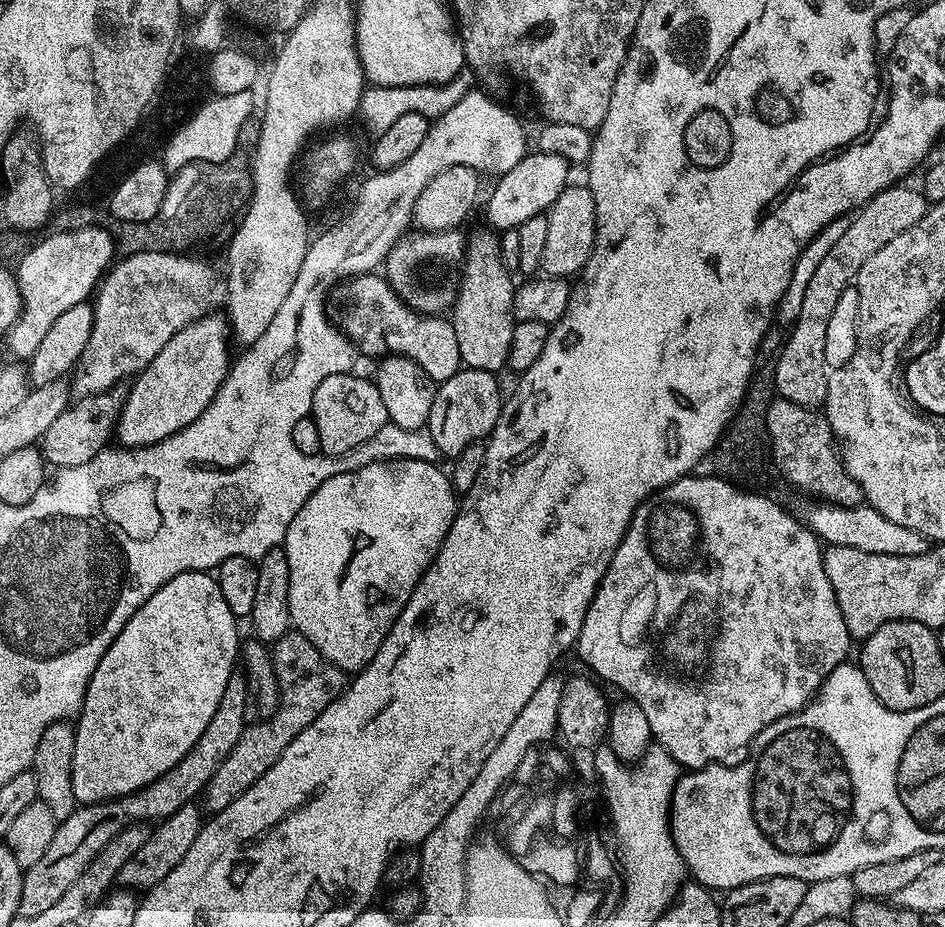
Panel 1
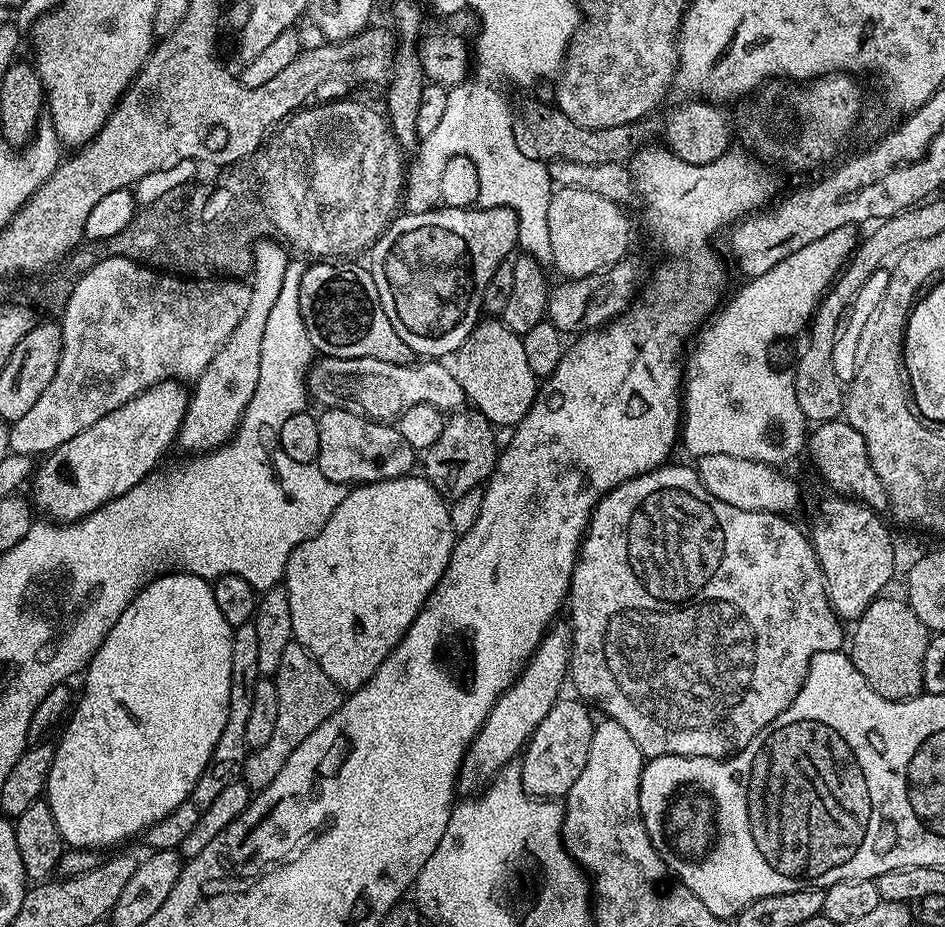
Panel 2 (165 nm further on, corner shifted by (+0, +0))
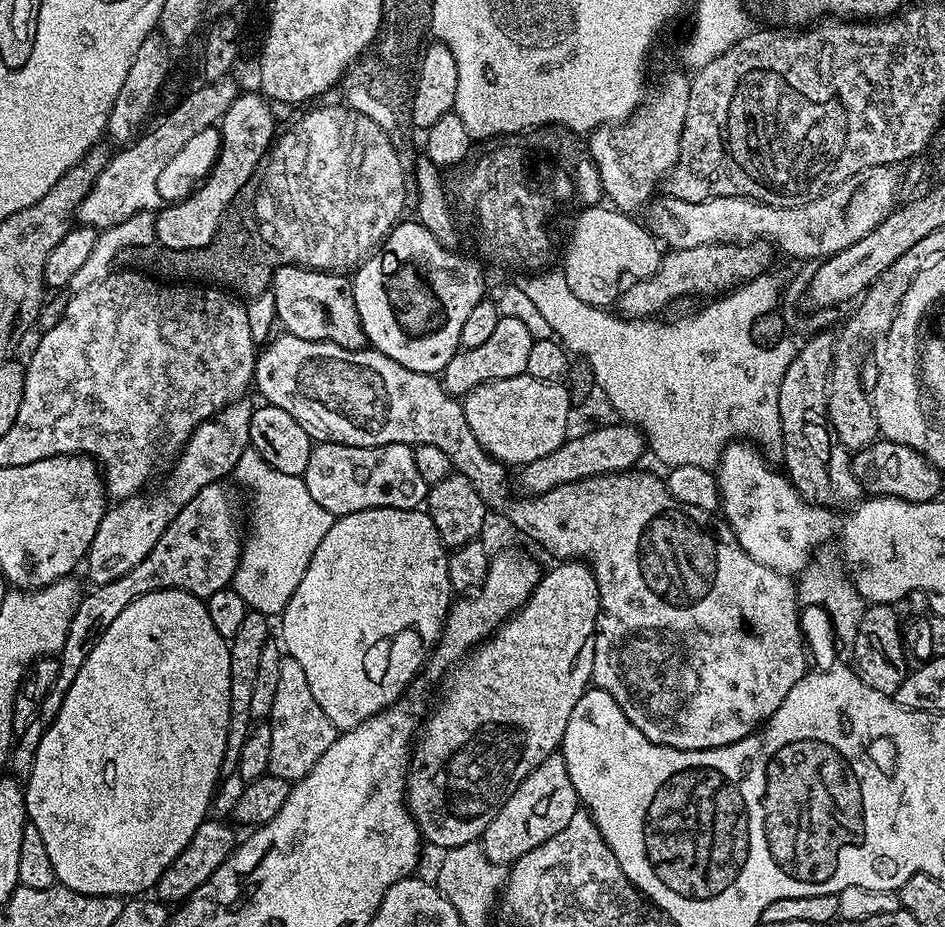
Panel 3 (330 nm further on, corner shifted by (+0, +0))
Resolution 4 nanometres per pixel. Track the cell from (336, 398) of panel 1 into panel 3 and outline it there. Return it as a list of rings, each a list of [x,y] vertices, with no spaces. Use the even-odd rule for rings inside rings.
[[[327,442],[328,444],[317,443],[310,454],[310,462],[306,462],[306,470],[303,478],[306,482],[306,490],[310,490],[310,495],[314,497],[314,502],[318,502],[318,506],[322,506],[332,517],[345,516],[346,514],[354,514],[358,510],[366,510],[367,508],[420,508],[425,503],[430,485],[422,478],[422,474],[418,474],[418,466],[414,466],[414,454],[412,448],[406,444],[387,444],[386,446],[350,446],[339,442]]]

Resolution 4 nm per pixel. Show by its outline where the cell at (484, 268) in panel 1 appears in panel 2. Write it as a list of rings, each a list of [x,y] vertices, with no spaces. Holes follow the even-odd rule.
[[[481,319],[477,323],[476,329],[466,338],[466,342],[462,342],[462,346],[454,353],[455,360],[454,371],[458,378],[458,386],[462,386],[465,401],[475,411],[483,414],[494,426],[500,426],[500,424],[515,426],[520,423],[536,400],[538,391],[538,377],[526,363],[526,346],[521,333],[510,330],[503,319]]]

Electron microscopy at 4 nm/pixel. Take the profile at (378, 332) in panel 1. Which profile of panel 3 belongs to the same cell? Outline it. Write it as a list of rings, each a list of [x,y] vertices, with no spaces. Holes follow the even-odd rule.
[[[284,262],[272,276],[271,296],[276,303],[276,316],[284,323],[283,331],[289,336],[325,340],[343,348],[363,348],[368,344],[358,306],[352,297],[352,281],[347,275]]]

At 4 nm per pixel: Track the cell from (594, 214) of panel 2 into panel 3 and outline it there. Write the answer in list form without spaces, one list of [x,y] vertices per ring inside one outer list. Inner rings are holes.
[[[584,206],[577,212],[580,213],[568,236],[562,271],[570,290],[574,290],[582,302],[607,309],[619,301],[629,278],[653,276],[660,269],[662,248],[657,237],[641,221],[640,225],[632,220],[636,218],[611,206]]]

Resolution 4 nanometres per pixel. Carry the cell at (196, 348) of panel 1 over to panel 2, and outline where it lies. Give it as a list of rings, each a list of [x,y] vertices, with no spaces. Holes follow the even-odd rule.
[[[176,382],[150,386],[142,394],[130,398],[130,402],[118,406],[118,410],[98,418],[98,422],[82,430],[74,438],[62,442],[62,446],[58,446],[53,452],[47,453],[42,460],[44,465],[35,469],[30,480],[33,492],[30,500],[35,511],[45,512],[48,515],[45,517],[52,522],[75,522],[114,498],[126,494],[153,475],[157,471],[156,463],[163,458],[168,447],[177,441],[188,409],[189,393],[180,388],[183,387]]]

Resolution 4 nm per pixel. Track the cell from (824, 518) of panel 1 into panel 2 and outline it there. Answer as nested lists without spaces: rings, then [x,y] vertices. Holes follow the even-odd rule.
[[[708,454],[697,457],[696,469],[708,493],[740,510],[783,515],[791,513],[790,510],[800,500],[800,490],[792,479],[780,474],[773,465],[758,463],[757,460],[733,458],[728,454]]]

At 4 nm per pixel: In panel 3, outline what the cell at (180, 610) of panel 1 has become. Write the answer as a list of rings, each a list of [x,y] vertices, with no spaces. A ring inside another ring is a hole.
[[[163,588],[161,592],[151,592],[126,606],[114,622],[98,638],[90,650],[86,662],[78,670],[78,678],[68,687],[60,701],[56,717],[45,727],[34,754],[32,773],[24,784],[24,805],[28,811],[28,822],[42,834],[46,842],[46,851],[50,854],[50,863],[54,866],[59,887],[69,888],[78,894],[91,896],[118,896],[136,898],[147,890],[155,889],[162,878],[166,866],[186,850],[190,838],[198,826],[209,815],[212,795],[216,792],[216,783],[222,777],[224,755],[228,745],[228,727],[230,726],[230,650],[229,641],[214,630],[210,622],[207,603],[201,597],[183,592],[177,588]]]

